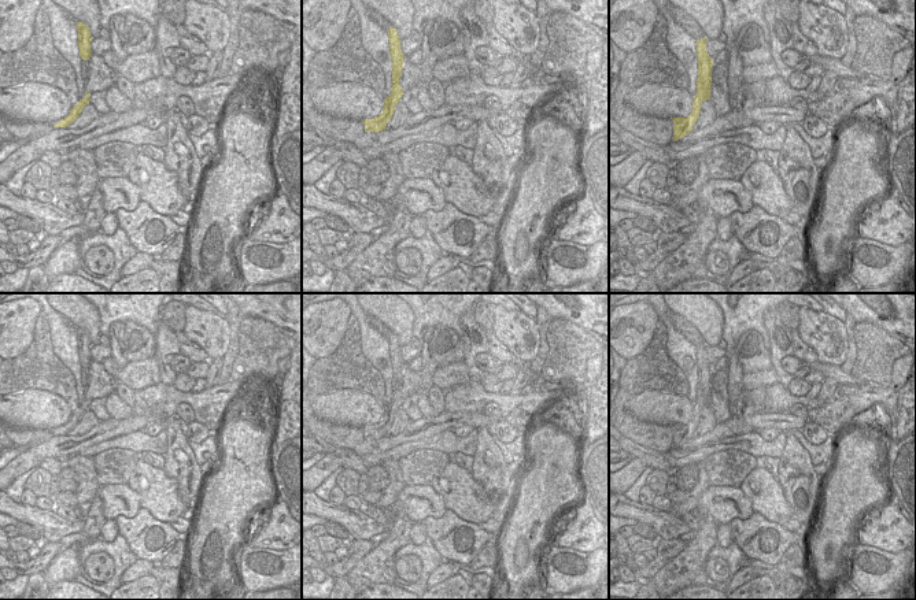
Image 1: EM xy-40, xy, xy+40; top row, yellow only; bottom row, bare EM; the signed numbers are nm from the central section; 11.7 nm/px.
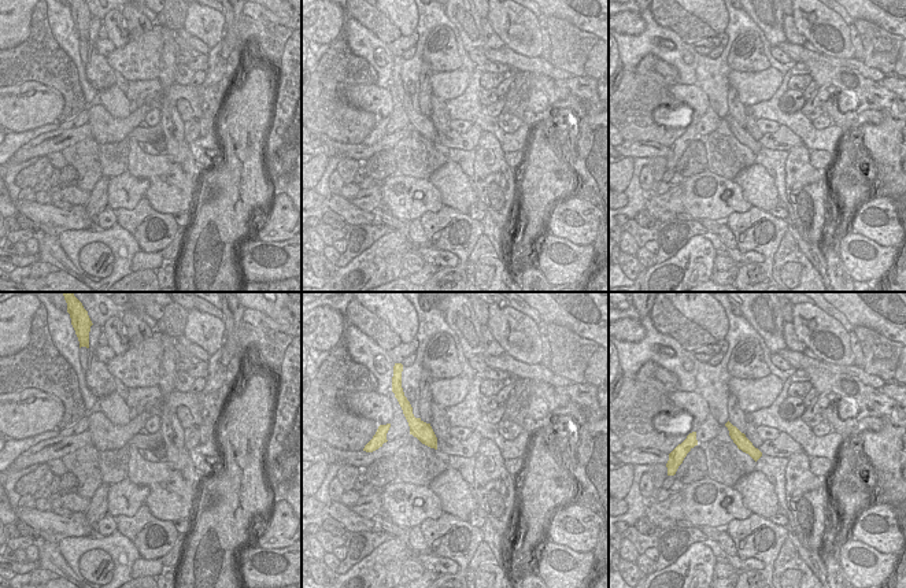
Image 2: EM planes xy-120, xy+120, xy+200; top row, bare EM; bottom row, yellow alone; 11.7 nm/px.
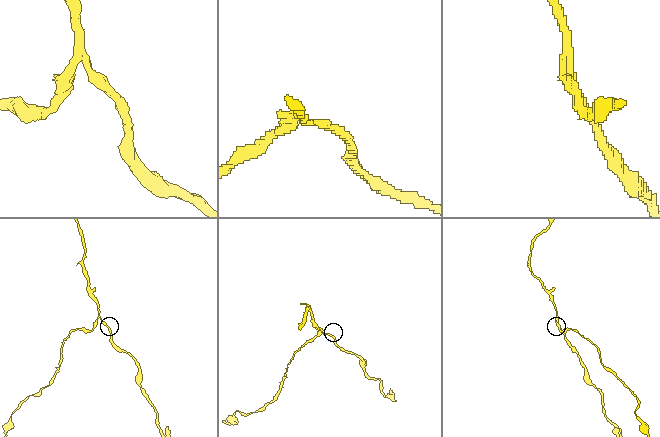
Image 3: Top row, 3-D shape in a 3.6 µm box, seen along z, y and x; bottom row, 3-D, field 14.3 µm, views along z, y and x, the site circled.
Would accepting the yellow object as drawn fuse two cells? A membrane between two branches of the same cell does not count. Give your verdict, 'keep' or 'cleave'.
cleave

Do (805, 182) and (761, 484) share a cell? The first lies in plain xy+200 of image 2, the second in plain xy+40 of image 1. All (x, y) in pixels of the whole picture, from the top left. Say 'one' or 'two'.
two

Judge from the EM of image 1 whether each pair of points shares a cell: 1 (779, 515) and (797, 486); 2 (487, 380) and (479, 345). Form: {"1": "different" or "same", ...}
{"1": "different", "2": "different"}

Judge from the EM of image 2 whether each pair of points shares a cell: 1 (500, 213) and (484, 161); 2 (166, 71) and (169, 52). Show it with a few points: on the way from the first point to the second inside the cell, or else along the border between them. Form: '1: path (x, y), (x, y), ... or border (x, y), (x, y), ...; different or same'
1: path (500, 200), (498, 185), (491, 173); same
2: path (167, 67), (167, 56); same

